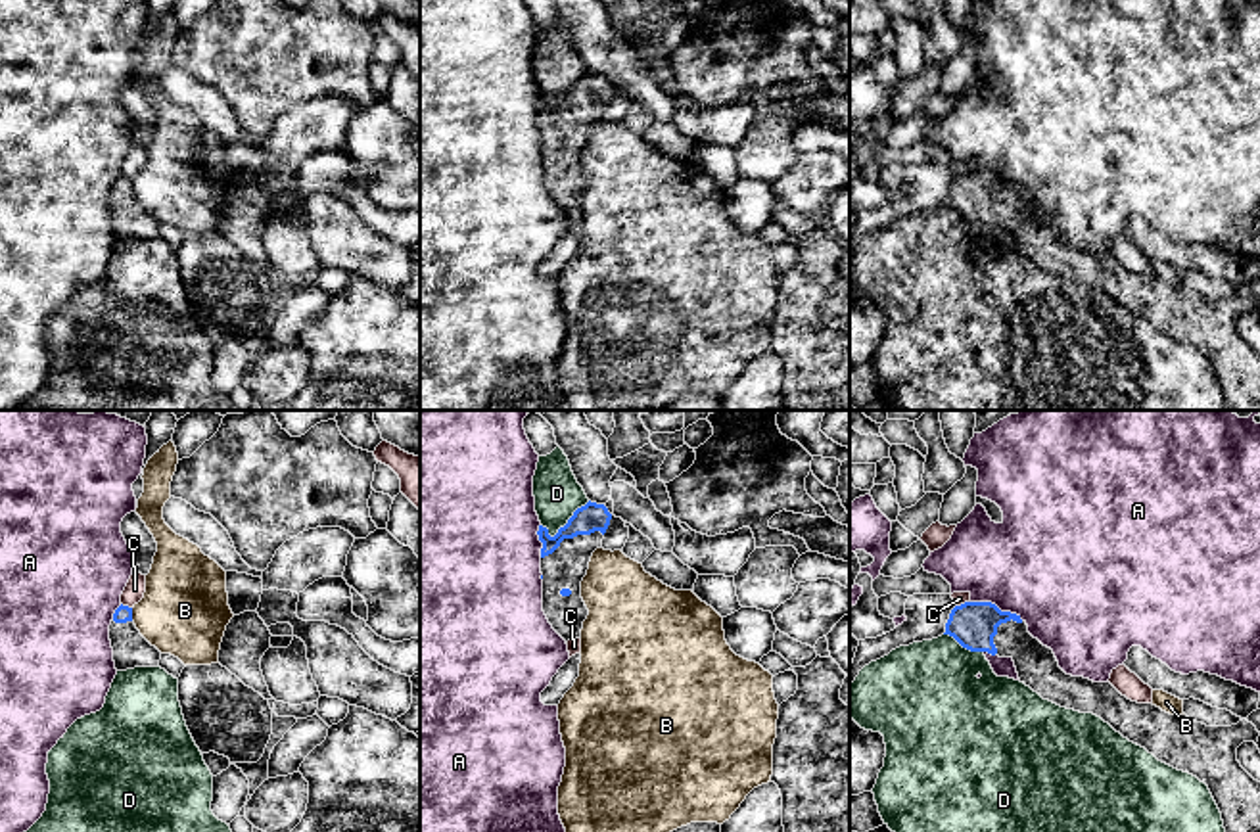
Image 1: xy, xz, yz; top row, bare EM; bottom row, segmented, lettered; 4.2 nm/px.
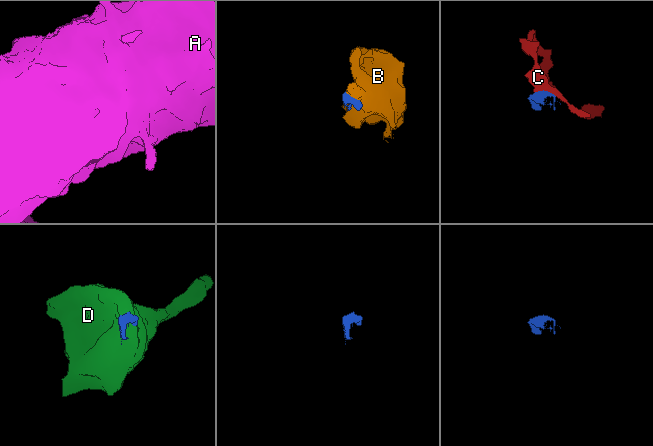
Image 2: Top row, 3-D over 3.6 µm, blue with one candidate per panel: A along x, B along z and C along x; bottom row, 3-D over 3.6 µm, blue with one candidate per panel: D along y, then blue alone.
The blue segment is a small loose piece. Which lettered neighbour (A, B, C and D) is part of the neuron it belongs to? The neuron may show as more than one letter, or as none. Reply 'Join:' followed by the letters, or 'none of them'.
Join: none of them

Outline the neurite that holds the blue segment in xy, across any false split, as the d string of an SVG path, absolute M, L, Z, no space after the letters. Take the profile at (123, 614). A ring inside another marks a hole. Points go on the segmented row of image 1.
M119 606L109 625L109 640L117 671L134 667L157 667L161 652L152 646L132 621L132 608Z

